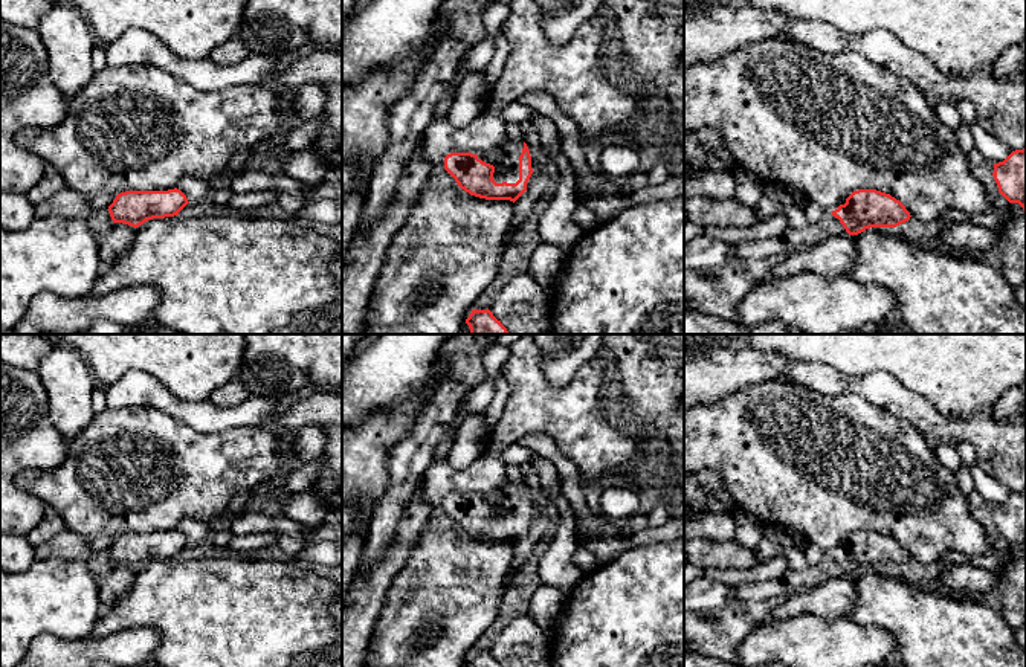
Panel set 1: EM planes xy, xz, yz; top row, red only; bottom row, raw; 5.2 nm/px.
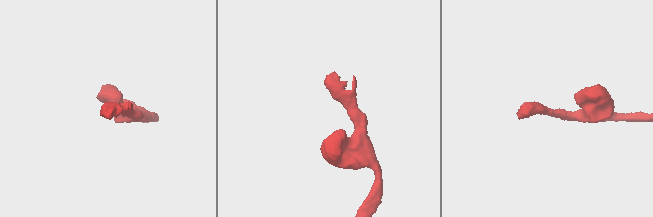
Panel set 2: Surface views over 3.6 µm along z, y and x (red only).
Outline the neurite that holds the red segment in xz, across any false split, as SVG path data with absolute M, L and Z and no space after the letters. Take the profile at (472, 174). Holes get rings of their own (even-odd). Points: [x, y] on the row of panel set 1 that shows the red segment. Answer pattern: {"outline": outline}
{"outline": "M507 140L501 151L489 156L450 153L444 169L470 195L513 203L527 191L533 174L530 150L522 140Z"}

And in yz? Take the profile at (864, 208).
{"outline": "M876 189L847 192L840 203L824 209L815 224L788 229L780 237L740 241L733 247L739 259L786 258L799 247L817 246L832 237L858 235L870 227L896 227L910 220L905 206Z"}

